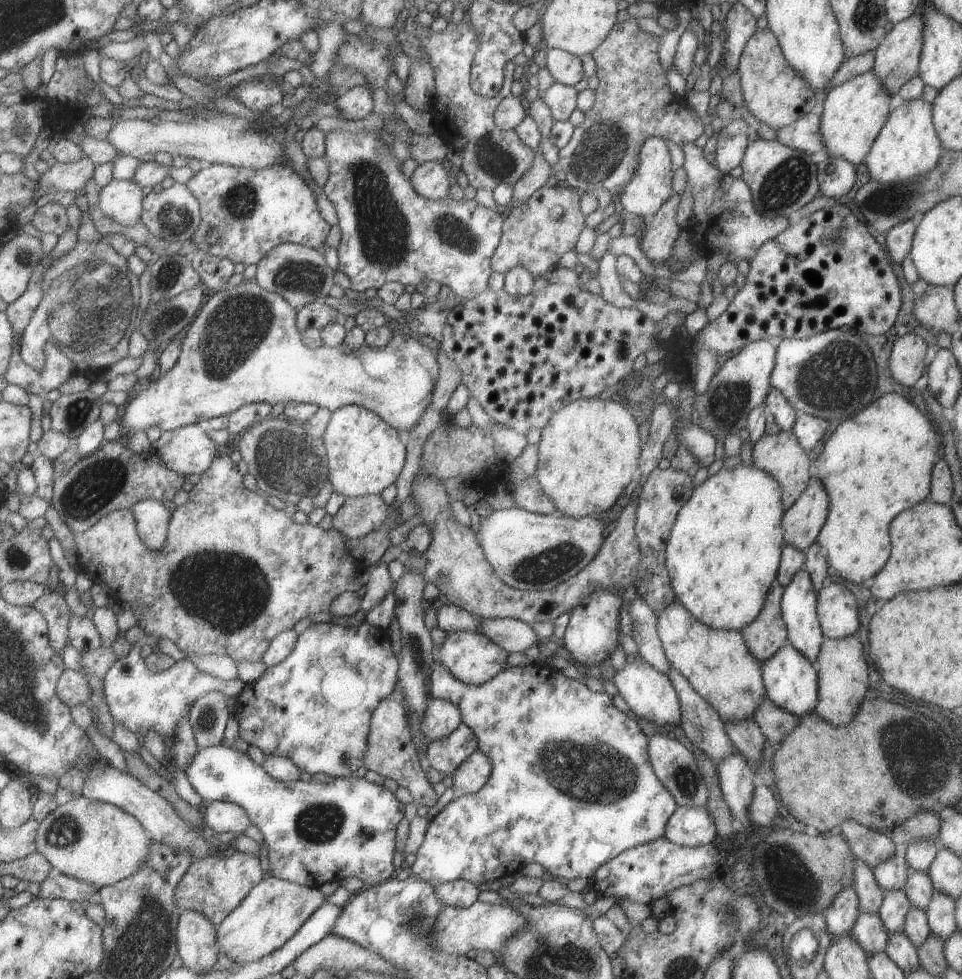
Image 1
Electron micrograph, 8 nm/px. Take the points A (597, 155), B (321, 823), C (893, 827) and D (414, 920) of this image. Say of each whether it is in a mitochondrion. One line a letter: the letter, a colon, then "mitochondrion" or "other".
A: mitochondrion
B: mitochondrion
C: other
D: mitochondrion

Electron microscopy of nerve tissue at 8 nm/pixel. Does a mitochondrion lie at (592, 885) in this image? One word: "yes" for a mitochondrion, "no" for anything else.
no

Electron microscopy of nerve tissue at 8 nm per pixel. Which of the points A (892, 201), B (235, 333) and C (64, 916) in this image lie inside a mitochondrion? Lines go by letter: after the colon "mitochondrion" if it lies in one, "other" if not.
A: mitochondrion
B: mitochondrion
C: other

